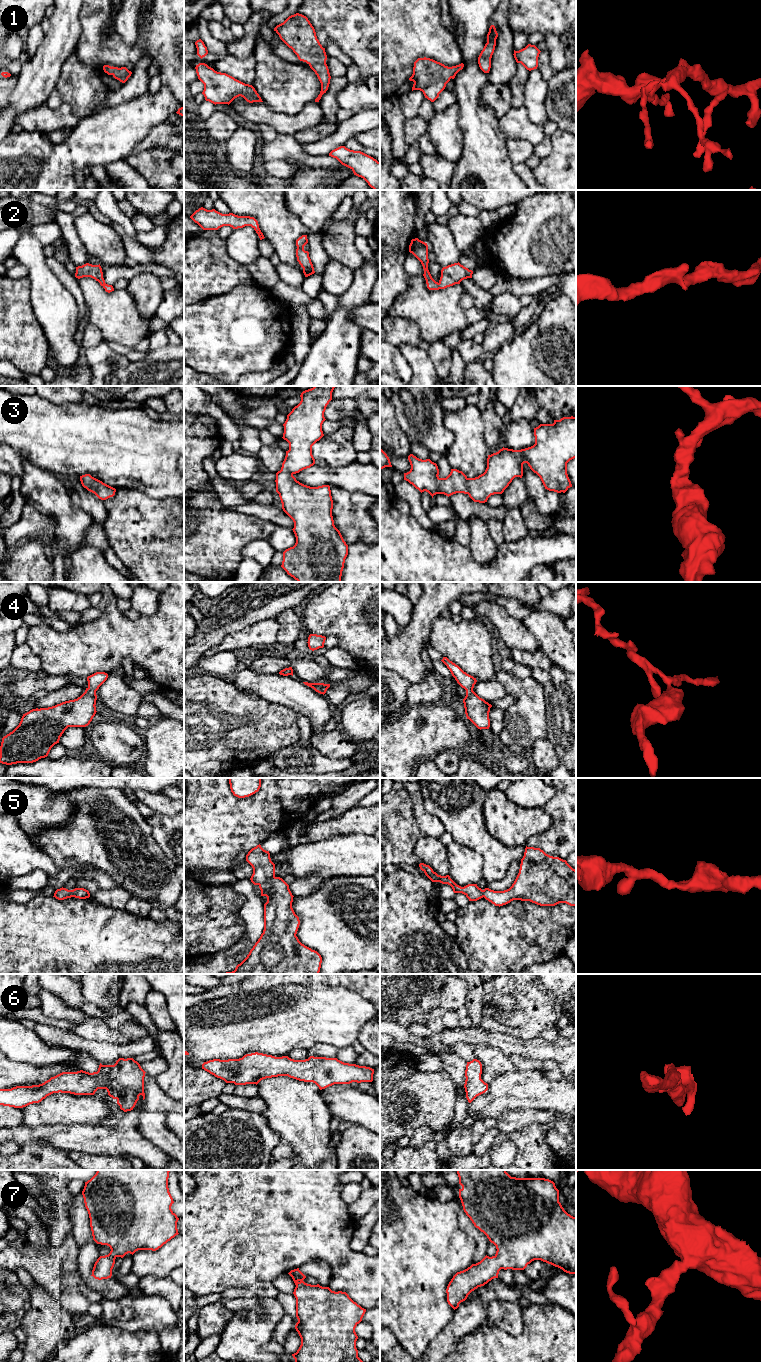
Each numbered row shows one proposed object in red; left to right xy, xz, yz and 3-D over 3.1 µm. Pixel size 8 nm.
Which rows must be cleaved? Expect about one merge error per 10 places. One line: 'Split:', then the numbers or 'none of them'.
Split: none of them

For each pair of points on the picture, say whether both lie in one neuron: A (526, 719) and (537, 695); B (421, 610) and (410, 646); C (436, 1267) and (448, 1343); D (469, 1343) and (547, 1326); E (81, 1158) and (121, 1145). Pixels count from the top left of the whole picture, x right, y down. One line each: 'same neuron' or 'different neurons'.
A: same neuron
B: same neuron
C: different neurons
D: same neuron
E: different neurons

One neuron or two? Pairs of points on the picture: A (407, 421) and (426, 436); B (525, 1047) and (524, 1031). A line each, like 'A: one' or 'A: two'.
A: one
B: two

